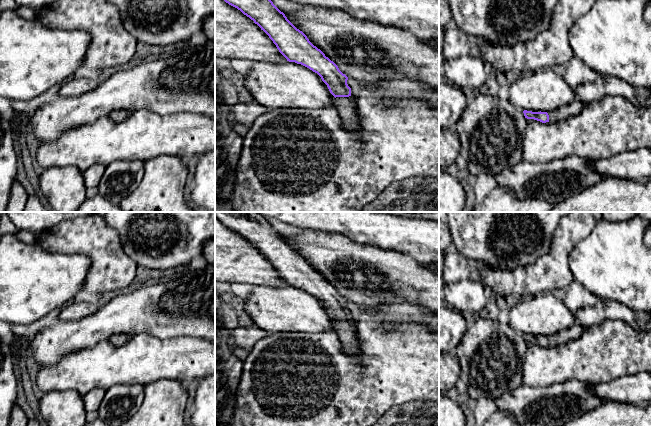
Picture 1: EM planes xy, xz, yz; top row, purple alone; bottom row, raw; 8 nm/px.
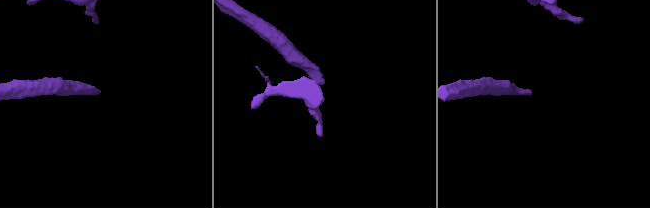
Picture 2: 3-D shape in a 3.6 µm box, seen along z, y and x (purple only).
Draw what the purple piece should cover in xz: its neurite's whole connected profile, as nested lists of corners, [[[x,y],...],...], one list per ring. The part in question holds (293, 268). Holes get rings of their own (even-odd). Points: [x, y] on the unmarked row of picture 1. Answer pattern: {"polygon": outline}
{"polygon": [[[215,212],[215,217],[226,227],[237,232],[253,244],[269,260],[287,285],[301,288],[317,297],[335,321],[334,330],[339,336],[343,351],[352,358],[360,355],[356,327],[351,321],[351,312],[347,308],[348,301],[320,273],[314,270],[302,255],[287,243],[285,238],[273,228],[263,215],[259,212]]]}

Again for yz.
{"polygon": [[[576,322],[574,325],[572,325],[568,329],[564,329],[558,333],[555,333],[550,336],[532,336],[532,335],[527,335],[524,334],[524,340],[527,343],[534,343],[537,345],[540,345],[542,347],[546,346],[556,346],[561,343],[567,342],[569,340],[579,338],[586,327],[582,326],[580,323]]]}

